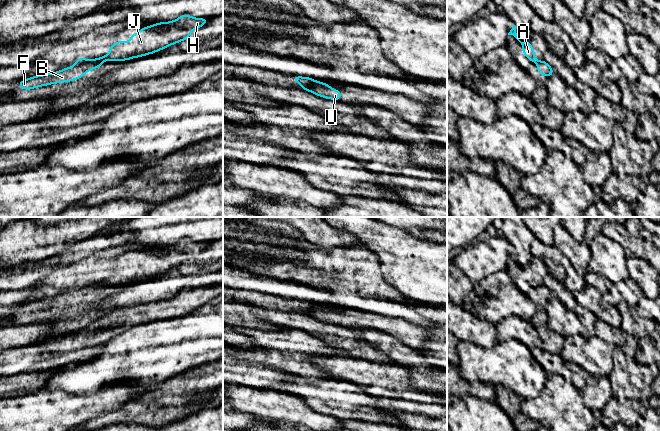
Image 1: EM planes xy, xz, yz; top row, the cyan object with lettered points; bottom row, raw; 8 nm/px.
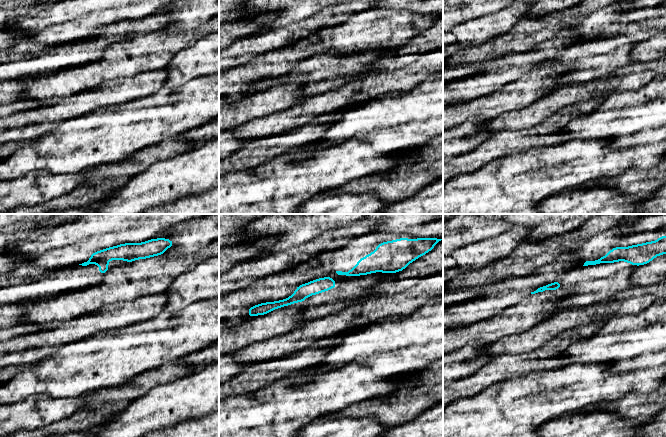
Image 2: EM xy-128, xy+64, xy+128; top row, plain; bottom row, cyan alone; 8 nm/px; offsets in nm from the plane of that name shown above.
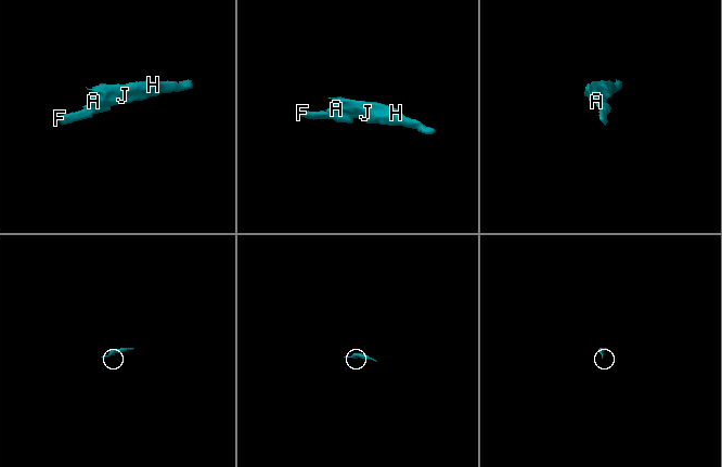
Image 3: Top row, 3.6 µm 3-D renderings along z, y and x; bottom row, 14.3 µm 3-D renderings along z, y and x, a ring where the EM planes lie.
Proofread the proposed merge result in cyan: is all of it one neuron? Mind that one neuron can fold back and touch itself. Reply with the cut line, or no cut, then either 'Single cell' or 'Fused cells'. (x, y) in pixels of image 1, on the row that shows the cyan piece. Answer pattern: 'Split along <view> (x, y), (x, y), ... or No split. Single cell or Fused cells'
Split along xy (103, 60), (88, 60), (75, 65). Fused cells

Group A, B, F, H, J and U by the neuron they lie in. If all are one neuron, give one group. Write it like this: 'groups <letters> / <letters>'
groups A H J / B F U

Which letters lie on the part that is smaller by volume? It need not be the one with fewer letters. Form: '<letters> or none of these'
B, F, U

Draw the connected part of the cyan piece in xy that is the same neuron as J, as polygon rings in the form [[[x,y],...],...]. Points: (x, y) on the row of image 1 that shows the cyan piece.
[[[184,14],[169,22],[159,22],[148,27],[142,27],[139,33],[133,33],[128,42],[116,41],[109,47],[110,52],[100,58],[88,60],[82,57],[75,65],[88,61],[125,61],[132,58],[156,53],[173,44],[187,40],[192,31],[203,27],[207,18],[195,18]]]

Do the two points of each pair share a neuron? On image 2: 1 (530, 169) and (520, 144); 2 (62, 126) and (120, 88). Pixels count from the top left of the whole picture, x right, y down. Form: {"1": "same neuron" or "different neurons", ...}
{"1": "different neurons", "2": "same neuron"}

